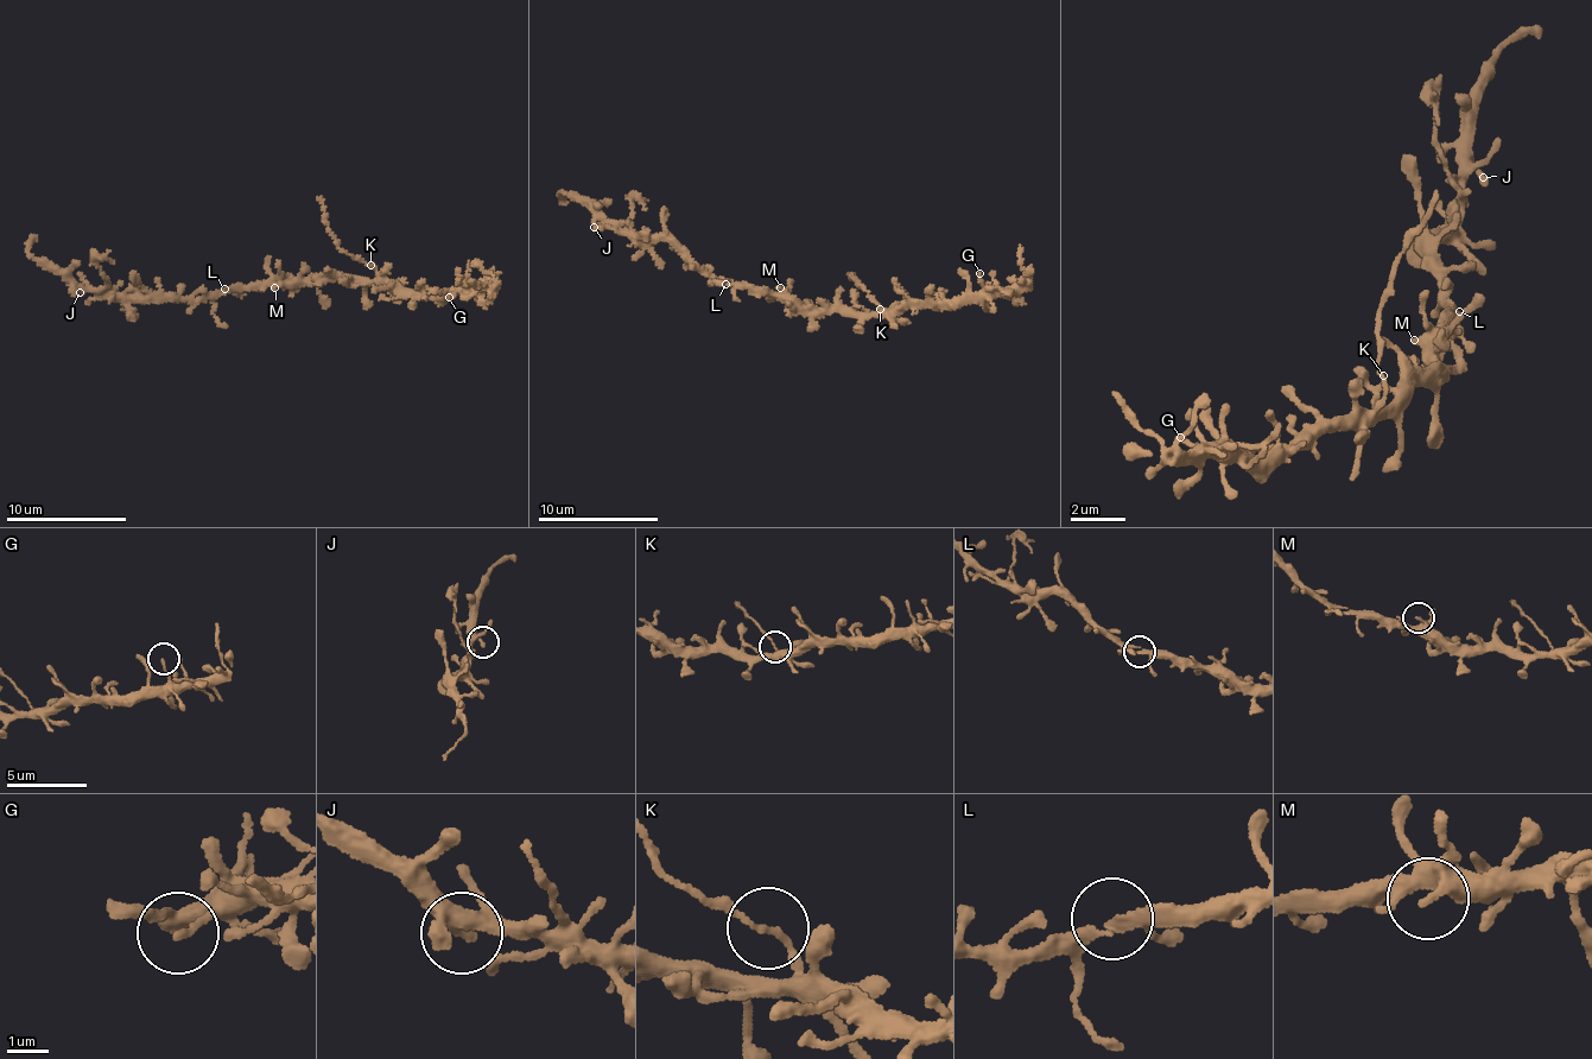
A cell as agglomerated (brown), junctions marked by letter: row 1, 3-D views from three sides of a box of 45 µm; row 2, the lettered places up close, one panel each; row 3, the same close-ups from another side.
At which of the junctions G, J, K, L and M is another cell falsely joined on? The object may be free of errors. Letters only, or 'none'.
K

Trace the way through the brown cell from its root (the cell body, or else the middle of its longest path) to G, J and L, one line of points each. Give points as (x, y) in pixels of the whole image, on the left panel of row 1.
G: (280, 278), (397, 285), (439, 296), (458, 290), (449, 297)
J: (280, 278), (211, 292), (203, 299), (154, 300), (80, 292)
L: (280, 278), (272, 277), (264, 284), (245, 289), (224, 289)

